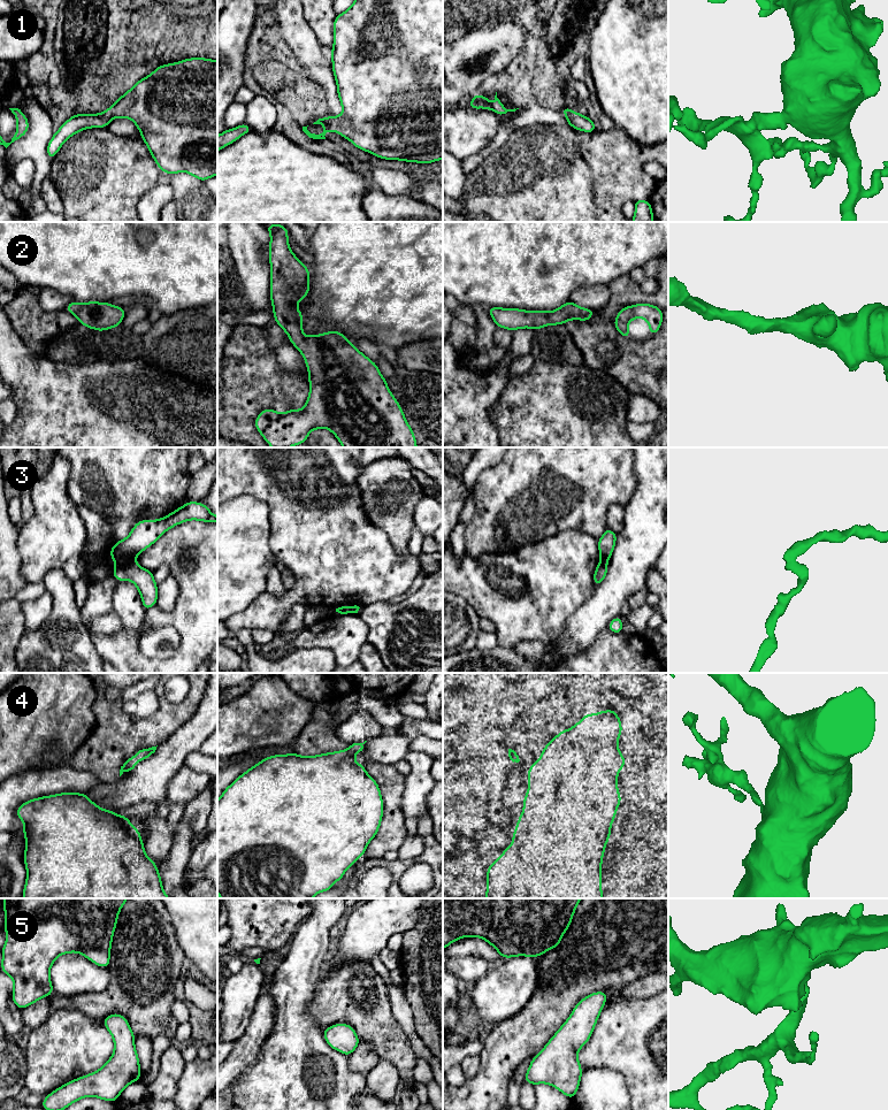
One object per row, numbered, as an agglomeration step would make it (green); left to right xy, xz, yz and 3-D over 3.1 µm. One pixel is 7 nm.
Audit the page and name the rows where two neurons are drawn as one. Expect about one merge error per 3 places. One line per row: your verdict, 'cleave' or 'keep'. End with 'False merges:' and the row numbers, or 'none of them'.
1: keep
2: keep
3: cleave
4: keep
5: keep
False merges: 3

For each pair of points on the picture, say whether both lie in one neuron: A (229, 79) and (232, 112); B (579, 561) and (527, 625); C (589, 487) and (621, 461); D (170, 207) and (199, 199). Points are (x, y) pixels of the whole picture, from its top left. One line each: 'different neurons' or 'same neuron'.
A: different neurons
B: same neuron
C: same neuron
D: different neurons

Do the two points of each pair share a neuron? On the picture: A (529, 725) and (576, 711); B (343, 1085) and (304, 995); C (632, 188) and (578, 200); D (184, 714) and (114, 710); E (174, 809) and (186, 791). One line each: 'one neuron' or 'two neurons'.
A: one neuron
B: one neuron
C: one neuron
D: one neuron
E: two neurons

